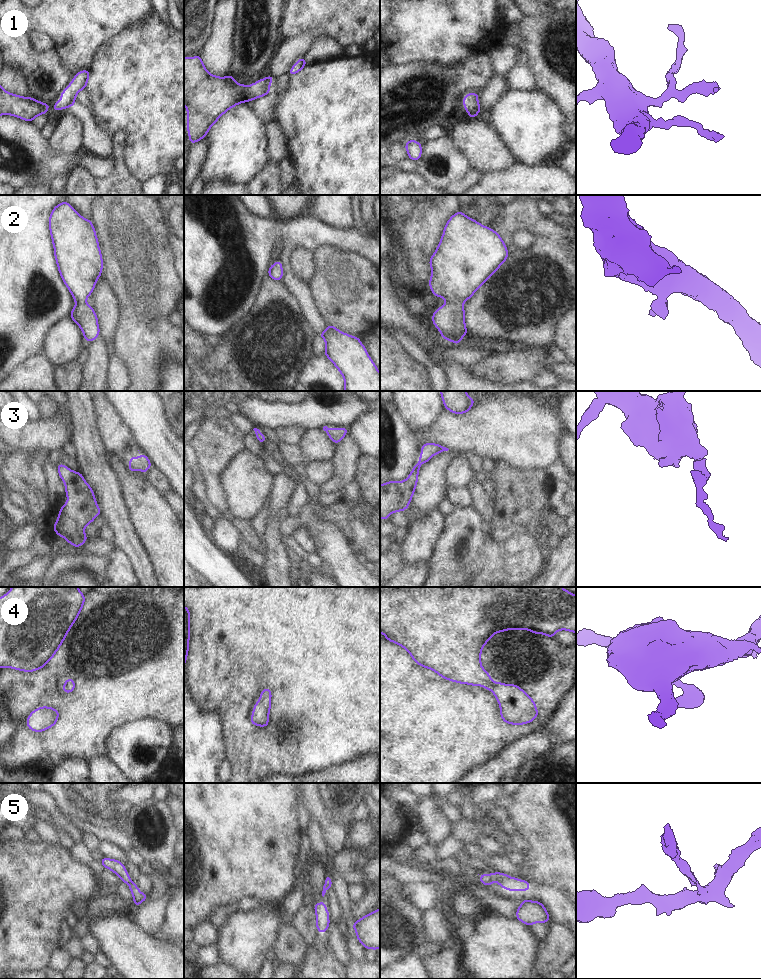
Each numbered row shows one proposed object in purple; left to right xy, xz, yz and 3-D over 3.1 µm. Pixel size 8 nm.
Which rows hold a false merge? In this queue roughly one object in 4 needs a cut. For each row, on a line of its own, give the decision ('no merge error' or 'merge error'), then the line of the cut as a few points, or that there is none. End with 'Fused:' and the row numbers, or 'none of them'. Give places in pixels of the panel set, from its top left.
1: no merge error; no cut
2: no merge error; no cut
3: no merge error; no cut
4: no merge error; no cut
5: merge error; cut in xy along (131, 880), (128, 884)
Fused: 5

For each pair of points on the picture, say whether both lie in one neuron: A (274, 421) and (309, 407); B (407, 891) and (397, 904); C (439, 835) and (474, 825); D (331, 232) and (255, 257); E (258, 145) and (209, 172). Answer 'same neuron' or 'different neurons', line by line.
A: same neuron
B: different neurons
C: different neurons
D: same neuron
E: same neuron

